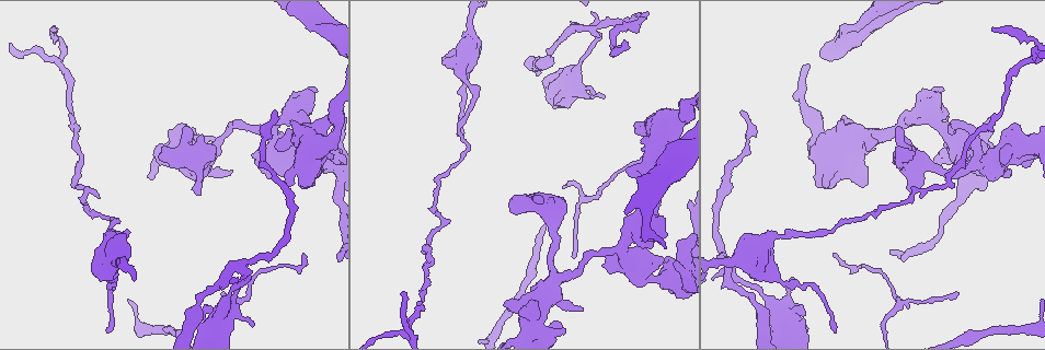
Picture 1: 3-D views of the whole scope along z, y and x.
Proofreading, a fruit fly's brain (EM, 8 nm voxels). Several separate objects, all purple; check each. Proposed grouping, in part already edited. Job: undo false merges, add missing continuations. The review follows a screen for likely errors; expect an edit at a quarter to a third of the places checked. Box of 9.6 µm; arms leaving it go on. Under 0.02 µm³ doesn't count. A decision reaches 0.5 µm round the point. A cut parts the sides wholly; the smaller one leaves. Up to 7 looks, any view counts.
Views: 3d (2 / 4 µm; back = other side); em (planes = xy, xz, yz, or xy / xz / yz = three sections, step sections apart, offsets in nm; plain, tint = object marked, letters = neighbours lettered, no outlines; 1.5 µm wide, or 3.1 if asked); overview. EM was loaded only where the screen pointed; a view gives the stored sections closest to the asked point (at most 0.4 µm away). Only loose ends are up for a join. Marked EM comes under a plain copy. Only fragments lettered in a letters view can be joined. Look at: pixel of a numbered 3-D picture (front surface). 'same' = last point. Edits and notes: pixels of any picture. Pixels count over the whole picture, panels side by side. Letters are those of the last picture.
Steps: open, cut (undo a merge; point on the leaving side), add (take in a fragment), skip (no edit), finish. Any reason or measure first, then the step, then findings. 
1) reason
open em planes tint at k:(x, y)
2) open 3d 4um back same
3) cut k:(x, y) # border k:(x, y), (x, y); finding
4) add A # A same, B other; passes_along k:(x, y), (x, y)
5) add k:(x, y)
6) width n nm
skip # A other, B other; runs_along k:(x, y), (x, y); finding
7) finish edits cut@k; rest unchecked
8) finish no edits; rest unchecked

branch stops here
open em planes letters at 1:(622, 42)

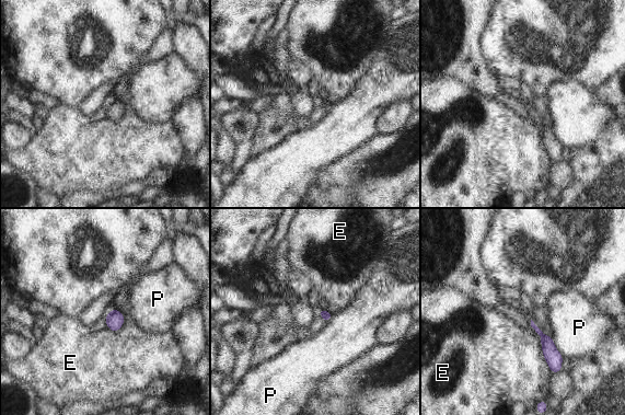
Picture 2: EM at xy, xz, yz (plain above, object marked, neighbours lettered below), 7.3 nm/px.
skip # E other, P other; border 2:(533, 327), (551, 372); no lettered fragment goes on from it

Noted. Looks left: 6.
sharp bend
open 3d 4um at 1:(242, 266)

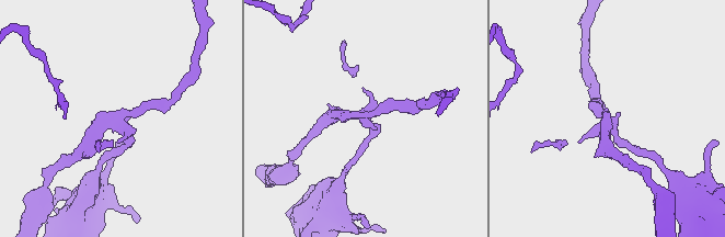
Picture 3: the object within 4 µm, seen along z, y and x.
need the tissue
open em xy step 4 tint at 3:(122, 124)

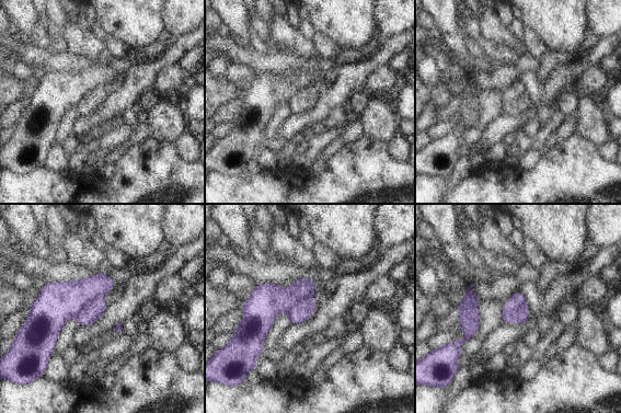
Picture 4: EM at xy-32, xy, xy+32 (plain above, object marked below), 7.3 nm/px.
cut it another way
open em planes letters same

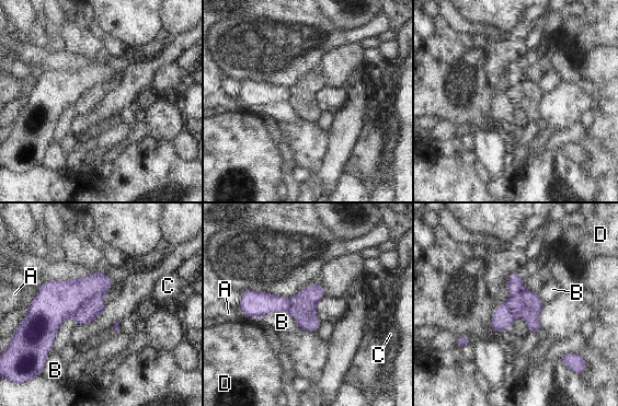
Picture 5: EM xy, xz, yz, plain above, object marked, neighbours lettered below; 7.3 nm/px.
longest_contact B 420 nm
cut 5:(55, 301) # A other, B other, C other, D other; border 5:(100, 299), (83, 302), (72, 314); a second neuron is stuck on

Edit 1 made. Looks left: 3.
finish edits cut@5; rest unchecked

